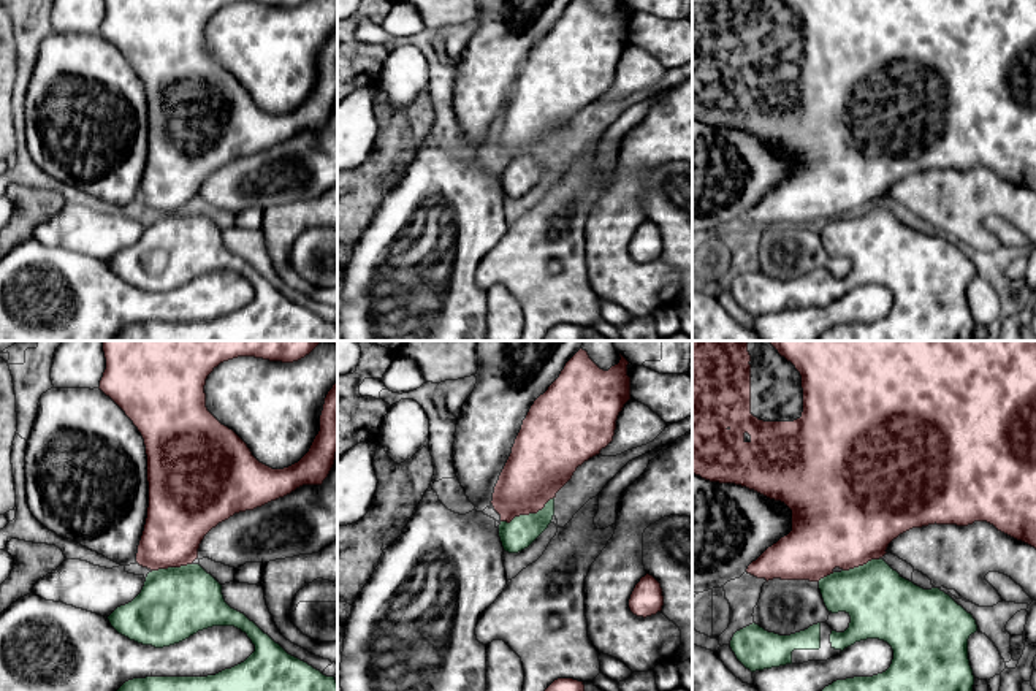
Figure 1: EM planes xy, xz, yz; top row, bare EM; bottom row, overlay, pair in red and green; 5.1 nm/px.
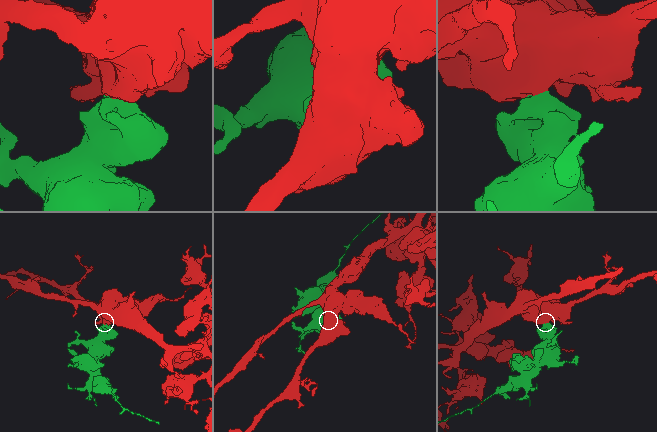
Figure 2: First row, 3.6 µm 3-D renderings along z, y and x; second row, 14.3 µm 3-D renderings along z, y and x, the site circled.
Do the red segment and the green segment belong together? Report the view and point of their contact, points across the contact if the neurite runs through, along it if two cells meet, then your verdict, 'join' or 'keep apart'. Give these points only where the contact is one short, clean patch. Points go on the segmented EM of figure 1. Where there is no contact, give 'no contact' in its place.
xz (526, 514) | join

